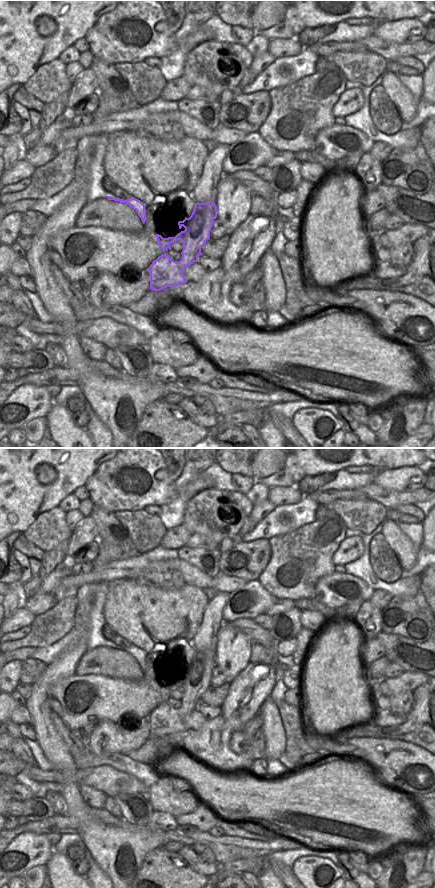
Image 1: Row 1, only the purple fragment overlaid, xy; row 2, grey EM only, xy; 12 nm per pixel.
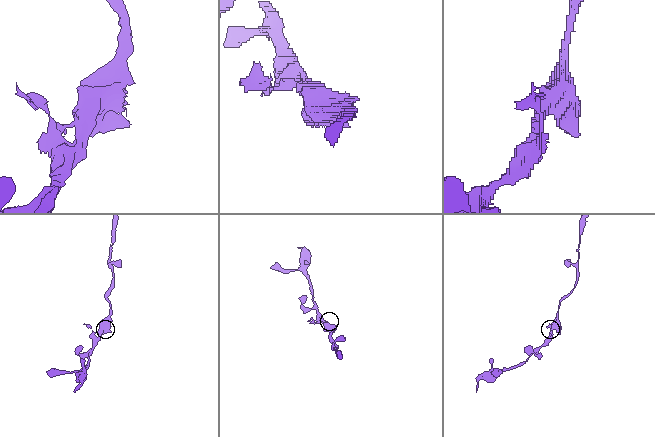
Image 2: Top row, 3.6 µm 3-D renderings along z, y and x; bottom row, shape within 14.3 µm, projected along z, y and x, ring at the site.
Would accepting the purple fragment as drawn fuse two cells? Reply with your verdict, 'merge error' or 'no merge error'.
no merge error

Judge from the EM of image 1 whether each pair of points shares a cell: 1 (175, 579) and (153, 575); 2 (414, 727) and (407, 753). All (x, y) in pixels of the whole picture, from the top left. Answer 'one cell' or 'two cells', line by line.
1: one cell
2: two cells

